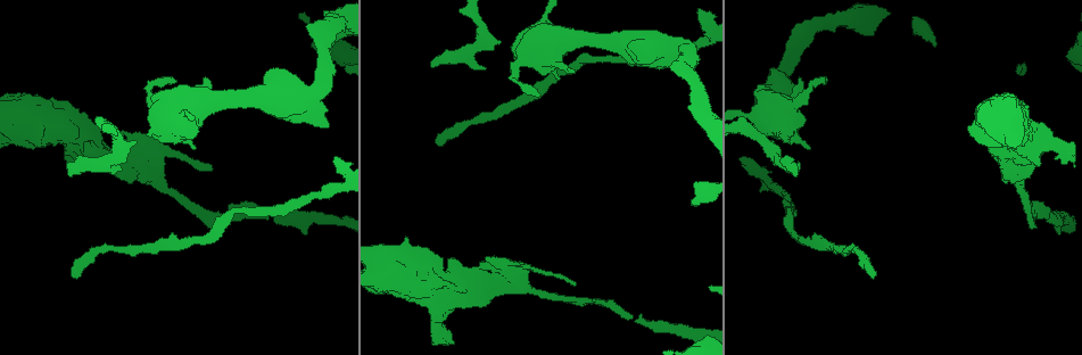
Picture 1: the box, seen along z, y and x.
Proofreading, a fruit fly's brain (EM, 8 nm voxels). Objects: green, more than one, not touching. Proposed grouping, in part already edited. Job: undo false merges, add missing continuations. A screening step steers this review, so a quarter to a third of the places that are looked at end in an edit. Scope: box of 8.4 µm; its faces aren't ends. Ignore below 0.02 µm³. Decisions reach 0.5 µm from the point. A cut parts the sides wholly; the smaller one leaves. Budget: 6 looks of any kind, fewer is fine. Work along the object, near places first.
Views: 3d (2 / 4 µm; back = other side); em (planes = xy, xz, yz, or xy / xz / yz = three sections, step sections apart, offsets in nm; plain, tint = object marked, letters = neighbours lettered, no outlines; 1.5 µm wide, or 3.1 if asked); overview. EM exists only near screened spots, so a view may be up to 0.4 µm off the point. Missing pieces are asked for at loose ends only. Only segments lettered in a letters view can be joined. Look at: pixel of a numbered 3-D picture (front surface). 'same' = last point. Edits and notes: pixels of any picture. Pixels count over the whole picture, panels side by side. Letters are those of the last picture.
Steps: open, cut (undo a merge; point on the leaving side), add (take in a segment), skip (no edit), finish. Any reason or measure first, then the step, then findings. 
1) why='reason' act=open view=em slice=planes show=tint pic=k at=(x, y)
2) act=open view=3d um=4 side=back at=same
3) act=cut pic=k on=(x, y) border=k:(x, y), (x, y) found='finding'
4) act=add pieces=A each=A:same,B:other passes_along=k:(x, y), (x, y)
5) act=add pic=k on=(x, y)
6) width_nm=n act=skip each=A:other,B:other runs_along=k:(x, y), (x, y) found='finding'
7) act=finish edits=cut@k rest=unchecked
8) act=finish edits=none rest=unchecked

act=open view=3d um=2 pic=1 at=(487, 260)

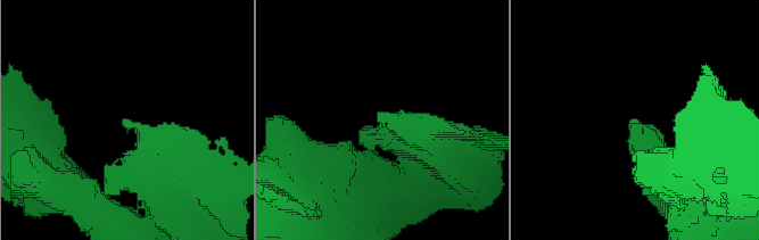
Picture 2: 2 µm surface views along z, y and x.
why='need the tissue' act=open view=em slice=planes show=letters pic=2 at=(378, 116)

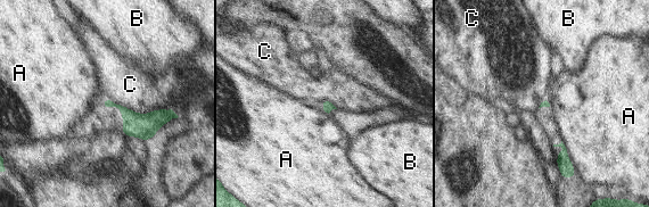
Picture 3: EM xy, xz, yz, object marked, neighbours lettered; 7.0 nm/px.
act=skip each=A:other,B:other,C:other border=3:(104, 101), (138, 113), (171, 109) found='none of them fits'

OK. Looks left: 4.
why='an open end' act=open view=em slice=yz step=4 show=tint pic=1 at=(73, 276)

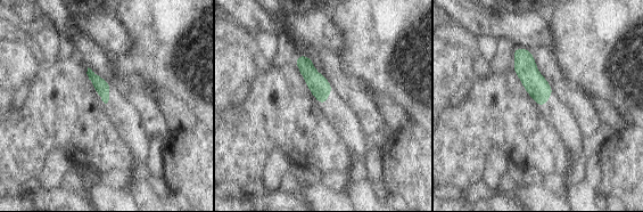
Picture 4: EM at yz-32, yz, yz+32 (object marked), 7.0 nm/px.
why='cut it another way' act=open view=em slice=planes show=letters at=same

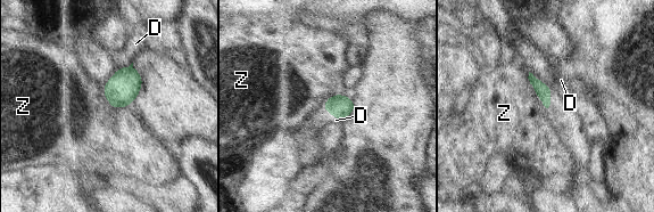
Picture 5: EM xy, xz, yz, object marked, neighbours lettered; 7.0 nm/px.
act=skip each=D:other,Z:other border=5:(102, 89), (112, 106), (126, 107) found='no lettered segment goes on from it'

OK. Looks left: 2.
why='an open end' act=open view=em slice=yz step=4 show=letters pic=1 at=(121, 168)

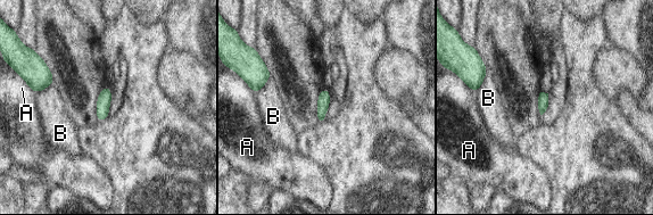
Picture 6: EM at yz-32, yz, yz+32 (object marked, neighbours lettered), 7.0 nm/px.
act=skip each=A:other,B:other border=6:(487, 71), (477, 92) found='no lettered segment goes on from it'

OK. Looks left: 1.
act=finish edits=none rest=unchecked

